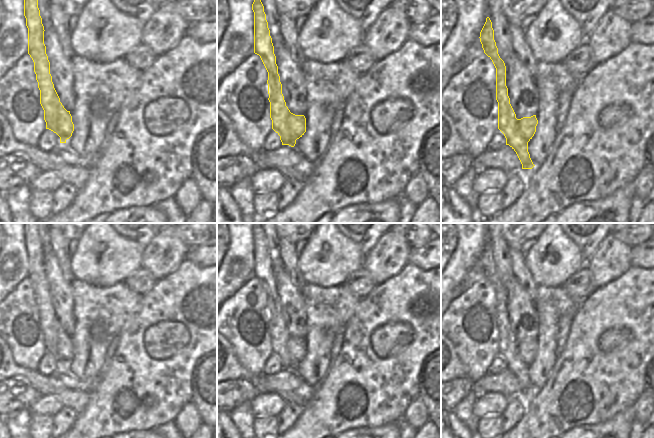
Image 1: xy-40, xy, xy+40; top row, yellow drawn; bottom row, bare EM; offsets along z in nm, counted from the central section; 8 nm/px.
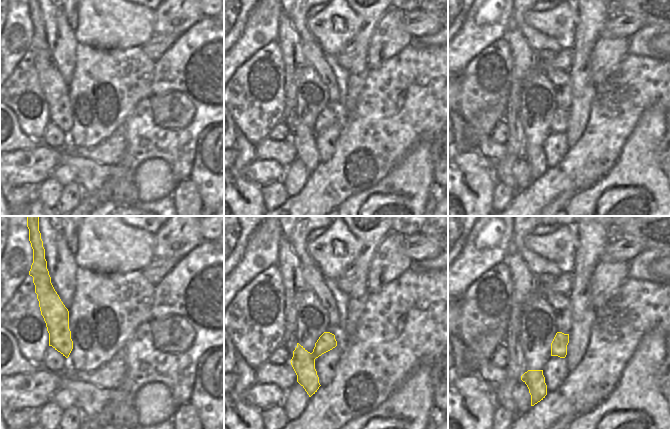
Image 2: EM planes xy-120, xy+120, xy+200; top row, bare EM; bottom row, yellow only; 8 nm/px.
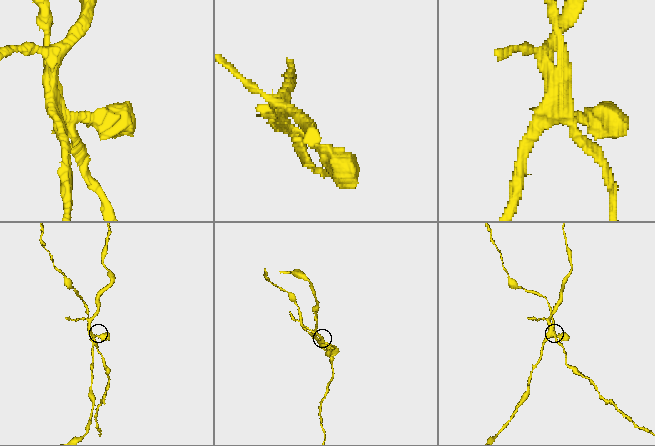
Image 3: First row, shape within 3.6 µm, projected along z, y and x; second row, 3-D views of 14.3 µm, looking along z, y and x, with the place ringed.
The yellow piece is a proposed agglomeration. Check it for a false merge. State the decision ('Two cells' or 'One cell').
Two cells.

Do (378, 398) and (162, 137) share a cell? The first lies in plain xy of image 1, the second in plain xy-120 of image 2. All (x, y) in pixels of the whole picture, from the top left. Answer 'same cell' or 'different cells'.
same cell

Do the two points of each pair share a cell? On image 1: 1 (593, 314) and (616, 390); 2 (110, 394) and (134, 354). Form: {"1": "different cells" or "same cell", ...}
{"1": "same cell", "2": "same cell"}

